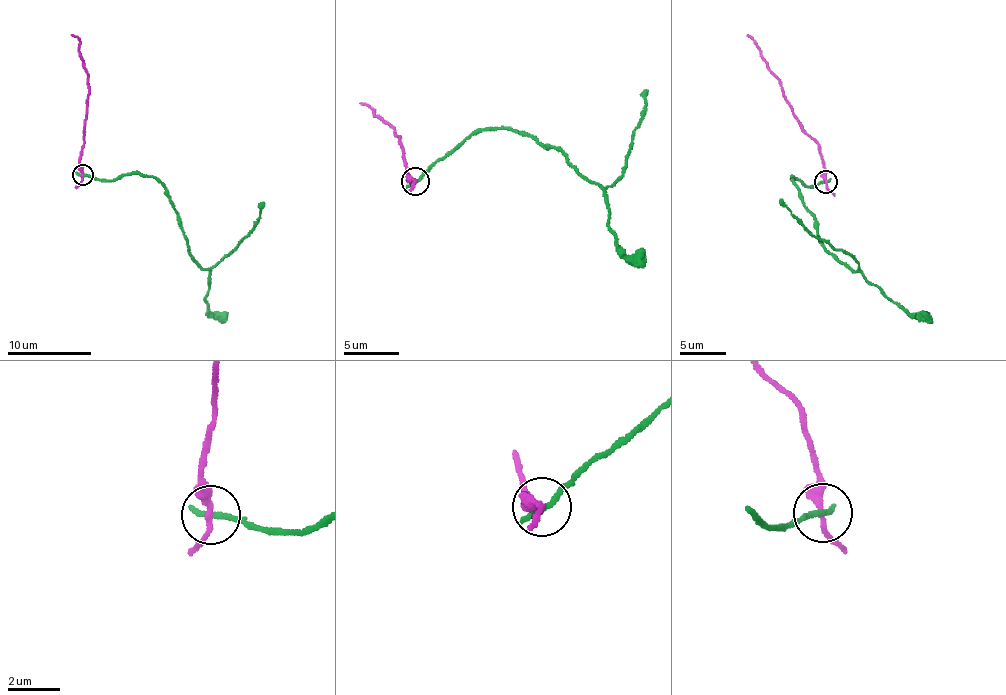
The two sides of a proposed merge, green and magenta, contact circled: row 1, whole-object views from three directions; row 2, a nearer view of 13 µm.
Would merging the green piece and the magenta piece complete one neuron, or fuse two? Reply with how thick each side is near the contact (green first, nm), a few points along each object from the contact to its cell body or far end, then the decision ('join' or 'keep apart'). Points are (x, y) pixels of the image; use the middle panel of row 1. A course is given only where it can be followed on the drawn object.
calibres 280 and 240 nm; course green (414, 180), (472, 133), (500, 128), (556, 147), (586, 178), (608, 187), (622, 174), (646, 91); course magenta (414, 180), (408, 178), (396, 132), (360, 102); keep apart

